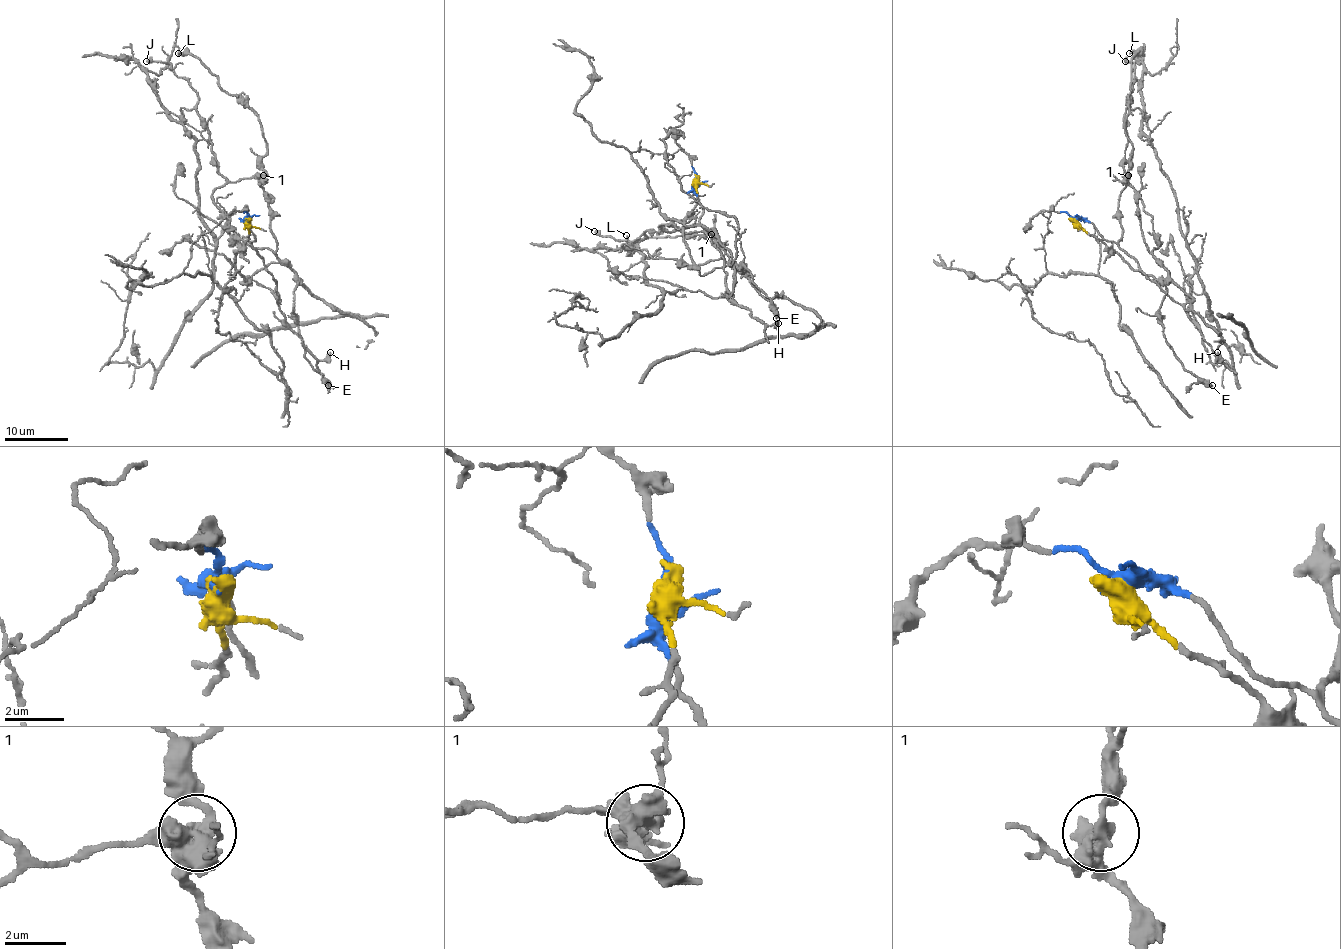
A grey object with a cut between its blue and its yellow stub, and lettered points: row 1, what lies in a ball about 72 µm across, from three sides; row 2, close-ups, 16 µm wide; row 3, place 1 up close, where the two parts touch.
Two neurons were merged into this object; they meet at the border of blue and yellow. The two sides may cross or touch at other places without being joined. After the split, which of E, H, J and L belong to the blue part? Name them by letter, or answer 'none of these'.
H, J

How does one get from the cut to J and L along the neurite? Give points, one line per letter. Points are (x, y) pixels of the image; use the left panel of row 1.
J: (247, 220), (255, 239), (248, 241), (213, 201), (212, 193), (226, 180), (196, 91), (168, 63), (146, 60)
L: (248, 220), (236, 252), (245, 278), (279, 257), (261, 183), (261, 123), (196, 57), (178, 54)

